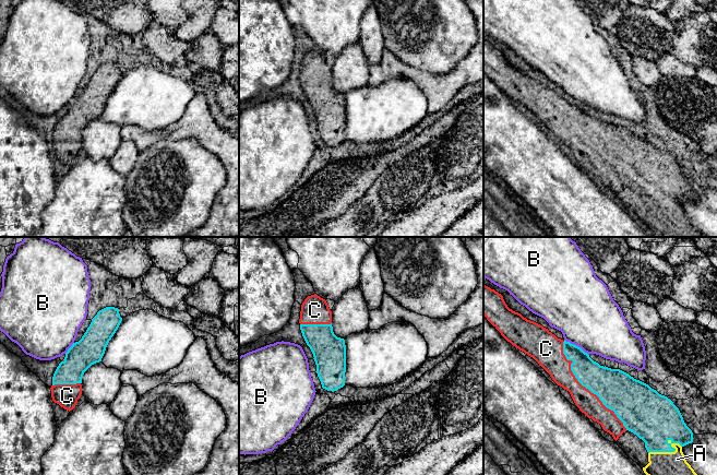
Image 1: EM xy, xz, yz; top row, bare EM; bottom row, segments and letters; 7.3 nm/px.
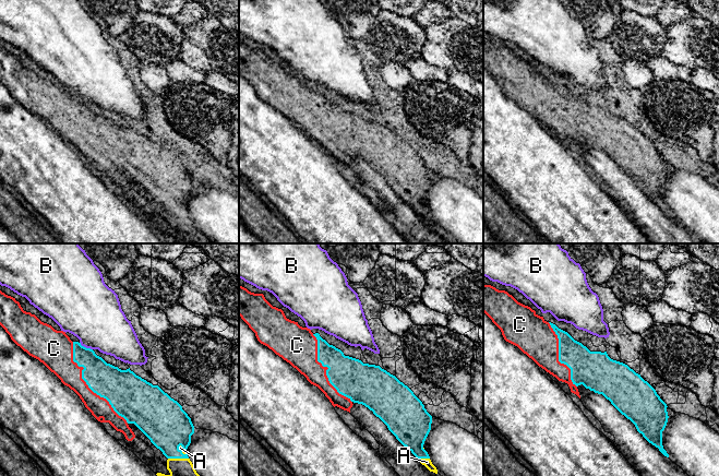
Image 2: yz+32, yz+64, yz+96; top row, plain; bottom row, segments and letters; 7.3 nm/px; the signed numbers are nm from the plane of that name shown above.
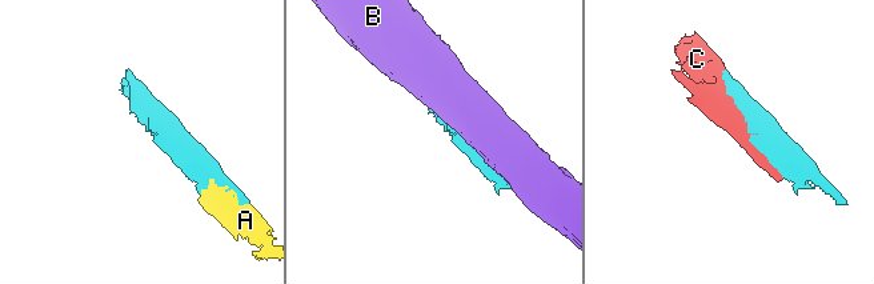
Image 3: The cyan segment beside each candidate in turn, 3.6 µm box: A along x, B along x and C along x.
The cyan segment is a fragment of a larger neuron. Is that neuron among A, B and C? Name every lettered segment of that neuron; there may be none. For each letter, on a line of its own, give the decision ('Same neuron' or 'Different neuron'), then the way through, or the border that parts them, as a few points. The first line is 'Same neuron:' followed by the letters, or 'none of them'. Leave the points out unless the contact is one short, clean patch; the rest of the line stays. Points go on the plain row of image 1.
Same neuron: A, C
A: Same neuron
B: Different neuron
C: Same neuron

